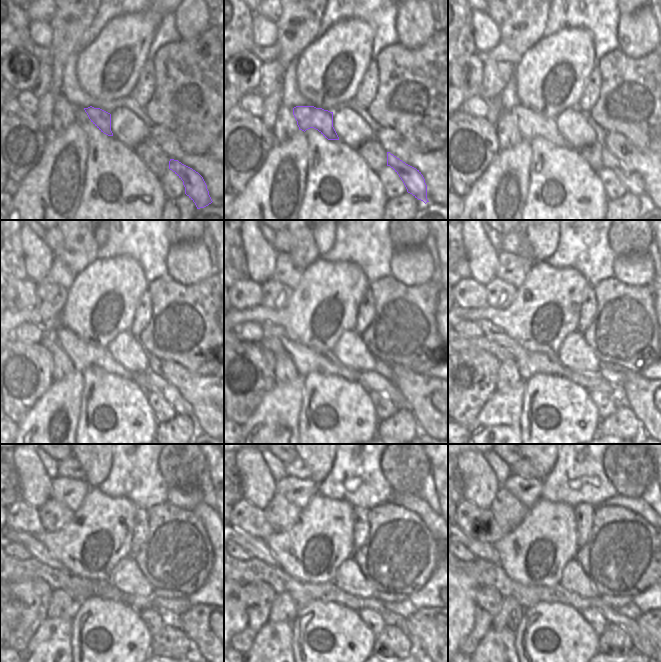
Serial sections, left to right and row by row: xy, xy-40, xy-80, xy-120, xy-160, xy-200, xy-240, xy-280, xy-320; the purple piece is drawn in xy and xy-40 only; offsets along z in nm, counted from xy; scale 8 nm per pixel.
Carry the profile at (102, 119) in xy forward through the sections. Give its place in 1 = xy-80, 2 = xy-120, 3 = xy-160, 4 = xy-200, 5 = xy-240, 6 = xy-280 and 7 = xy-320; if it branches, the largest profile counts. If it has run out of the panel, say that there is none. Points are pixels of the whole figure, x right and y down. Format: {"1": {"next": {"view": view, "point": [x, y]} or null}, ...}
{"1": {"next": {"view": "xy-80", "point": [531, 123]}}, "2": {"next": {"view": "xy-120", "point": [83, 354]}}, "3": {"next": {"view": "xy-160", "point": [306, 359]}}, "4": {"next": {"view": "xy-200", "point": [529, 363]}}, "5": {"next": {"view": "xy-240", "point": [38, 550]}}, "6": {"next": {"view": "xy-280", "point": [257, 547]}}, "7": {"next": {"view": "xy-320", "point": [482, 550]}}}

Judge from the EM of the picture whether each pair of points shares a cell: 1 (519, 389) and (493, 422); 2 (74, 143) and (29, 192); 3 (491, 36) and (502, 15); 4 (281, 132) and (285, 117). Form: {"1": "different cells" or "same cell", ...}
{"1": "same cell", "2": "same cell", "3": "different cells", "4": "same cell"}

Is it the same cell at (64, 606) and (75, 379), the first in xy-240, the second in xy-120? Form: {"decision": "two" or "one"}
{"decision": "two"}

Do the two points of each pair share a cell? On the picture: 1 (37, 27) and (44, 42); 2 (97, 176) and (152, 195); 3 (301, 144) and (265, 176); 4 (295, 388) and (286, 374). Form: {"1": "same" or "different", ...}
{"1": "same", "2": "same", "3": "same", "4": "different"}

